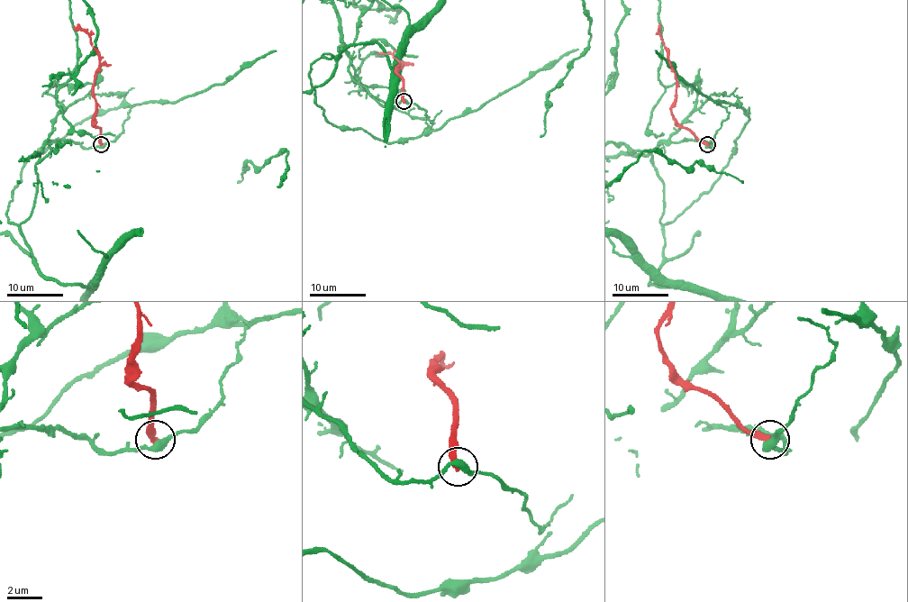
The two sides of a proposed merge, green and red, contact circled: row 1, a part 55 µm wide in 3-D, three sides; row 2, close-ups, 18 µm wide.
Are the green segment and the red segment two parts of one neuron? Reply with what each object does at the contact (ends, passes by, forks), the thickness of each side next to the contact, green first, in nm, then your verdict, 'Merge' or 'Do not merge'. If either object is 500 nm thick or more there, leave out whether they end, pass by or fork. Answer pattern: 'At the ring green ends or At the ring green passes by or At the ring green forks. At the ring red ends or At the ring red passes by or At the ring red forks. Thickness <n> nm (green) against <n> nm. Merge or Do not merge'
At the ring green passes by. At the ring red ends. Thickness 360 nm (green) against 340 nm. Do not merge

